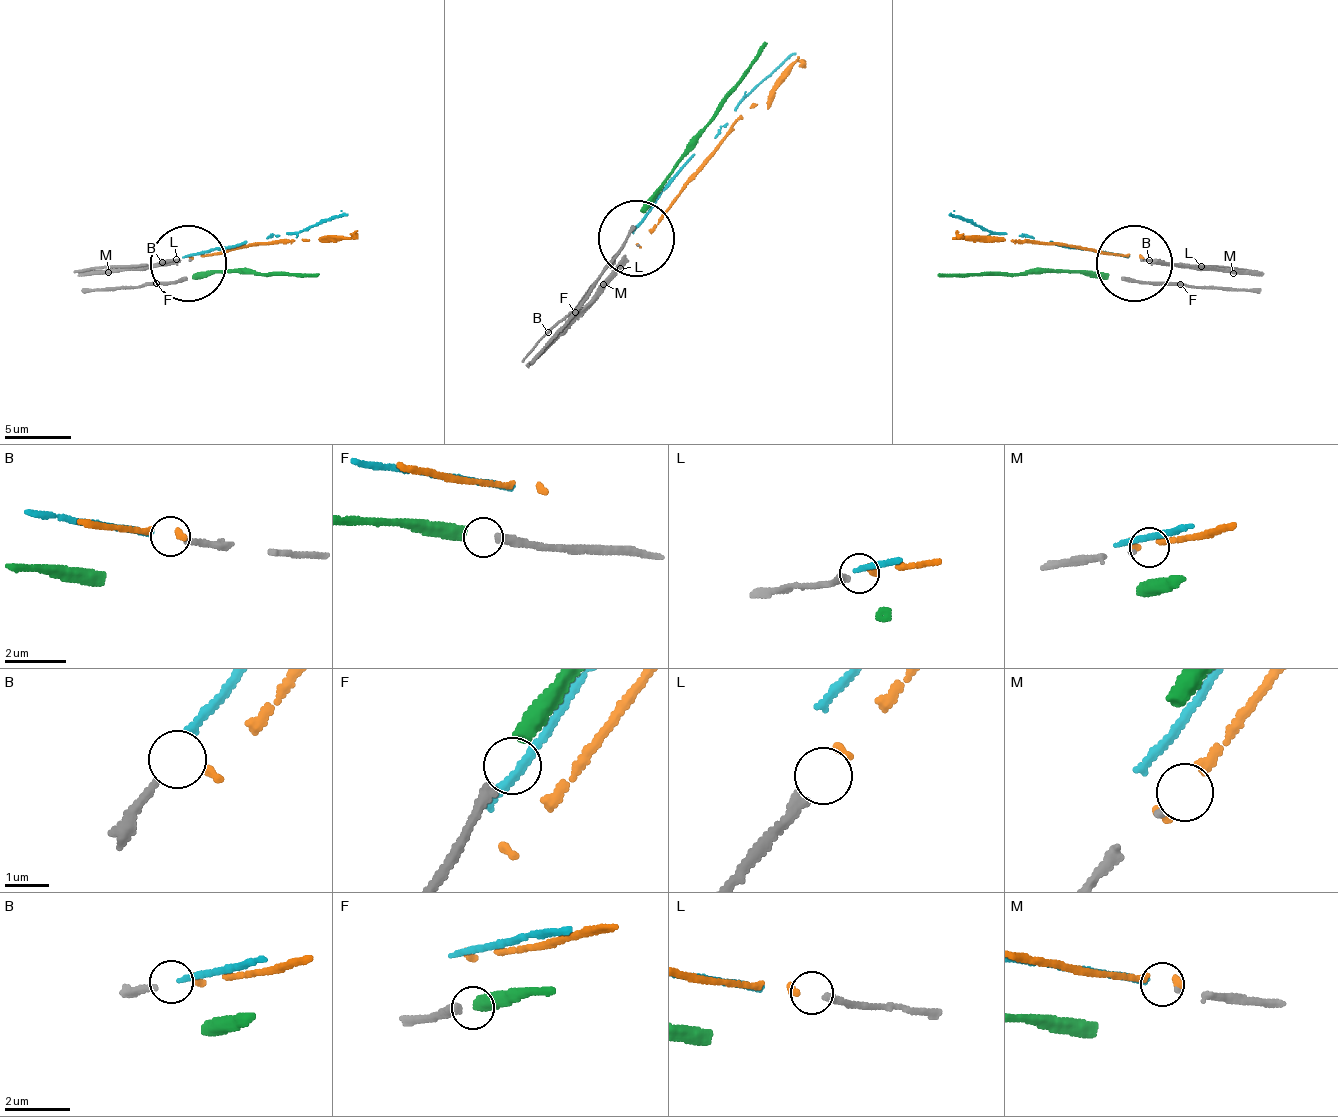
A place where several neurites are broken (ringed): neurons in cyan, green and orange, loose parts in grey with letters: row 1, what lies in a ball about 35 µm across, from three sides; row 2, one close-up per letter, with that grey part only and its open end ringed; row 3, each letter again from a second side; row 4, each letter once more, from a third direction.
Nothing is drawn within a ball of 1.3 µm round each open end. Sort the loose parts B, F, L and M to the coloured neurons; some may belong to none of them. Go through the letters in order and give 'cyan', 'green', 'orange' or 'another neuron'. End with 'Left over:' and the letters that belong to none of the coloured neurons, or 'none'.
B: cyan
F: green
L: orange
M: another neuron
Left over: M

